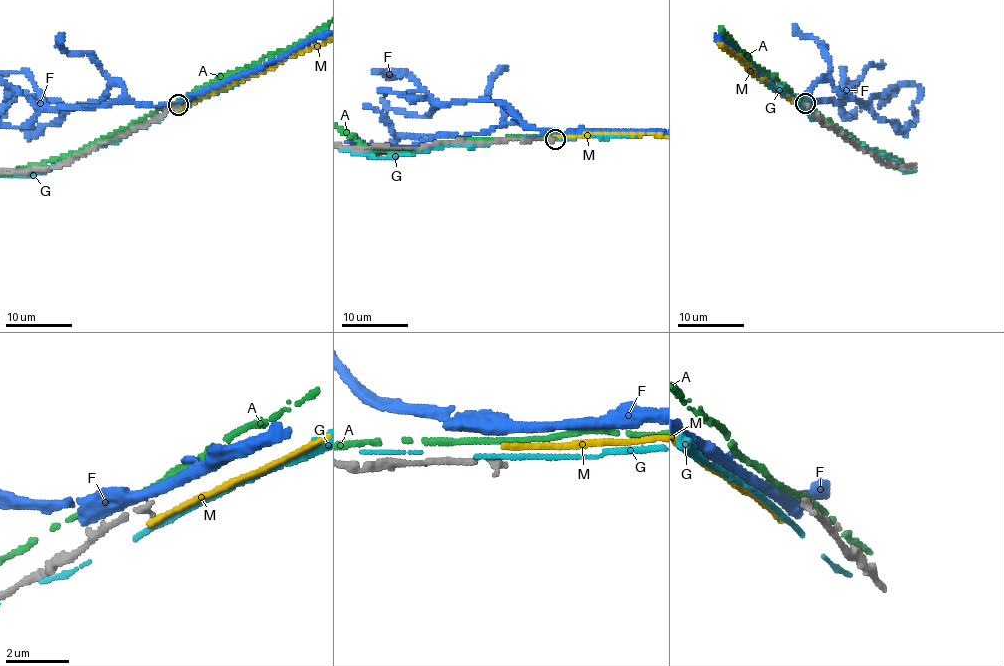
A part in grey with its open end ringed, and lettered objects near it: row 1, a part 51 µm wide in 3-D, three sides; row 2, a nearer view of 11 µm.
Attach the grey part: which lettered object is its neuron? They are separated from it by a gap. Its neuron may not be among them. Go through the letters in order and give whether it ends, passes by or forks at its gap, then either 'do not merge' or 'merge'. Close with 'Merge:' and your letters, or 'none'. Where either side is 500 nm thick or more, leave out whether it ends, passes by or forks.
A: it passes by; do not merge
F: it passes by; do not merge
G: it ends; do not merge
M: it ends; do not merge
Merge: none

